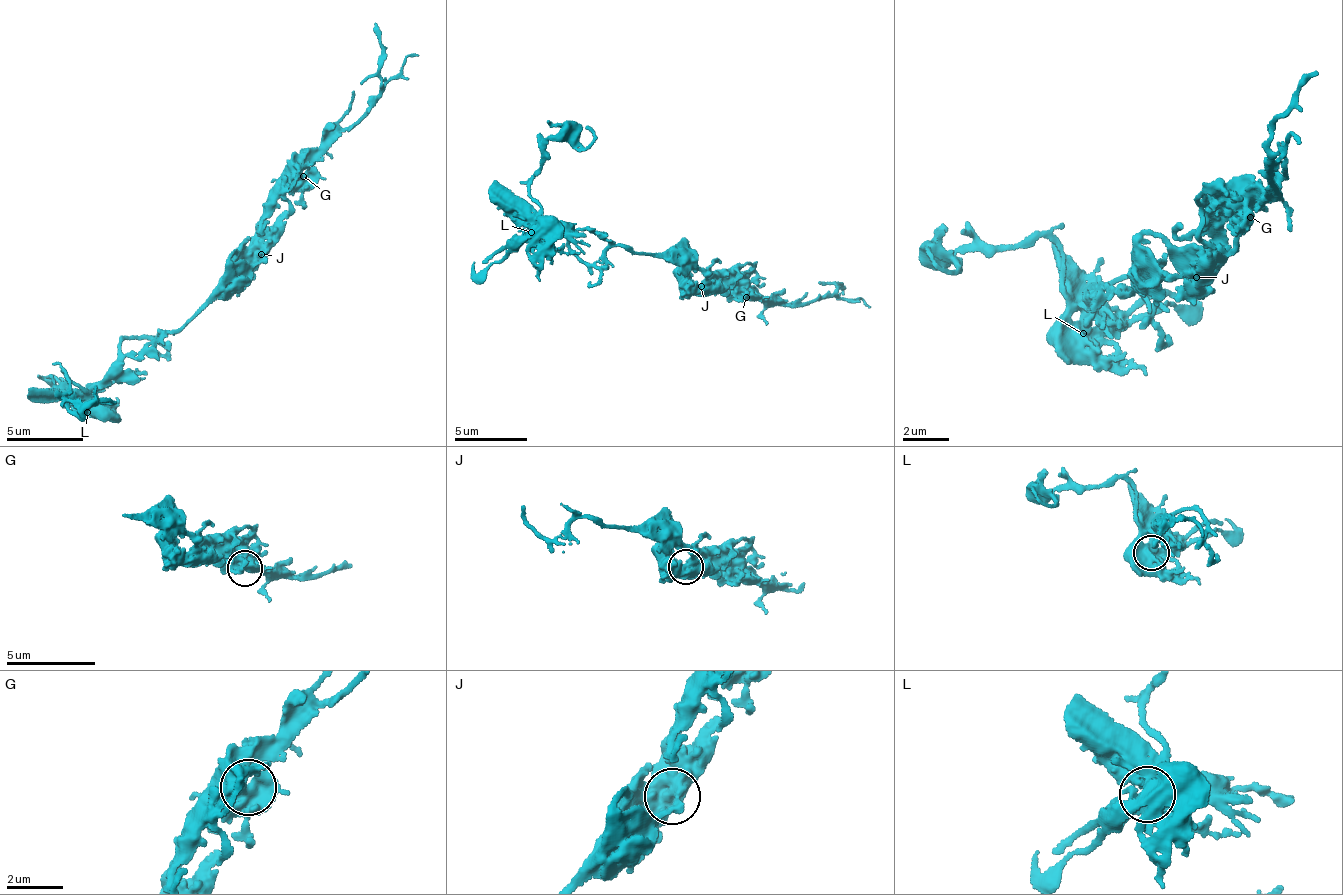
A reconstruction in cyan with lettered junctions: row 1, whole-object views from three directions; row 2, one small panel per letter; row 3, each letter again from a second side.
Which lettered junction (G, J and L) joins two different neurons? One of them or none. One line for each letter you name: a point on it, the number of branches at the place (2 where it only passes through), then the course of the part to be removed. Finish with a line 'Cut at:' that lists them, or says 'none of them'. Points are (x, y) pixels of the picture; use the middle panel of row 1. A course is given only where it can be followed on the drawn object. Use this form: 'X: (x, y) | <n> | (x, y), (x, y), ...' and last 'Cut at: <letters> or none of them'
Cut at: none of them

